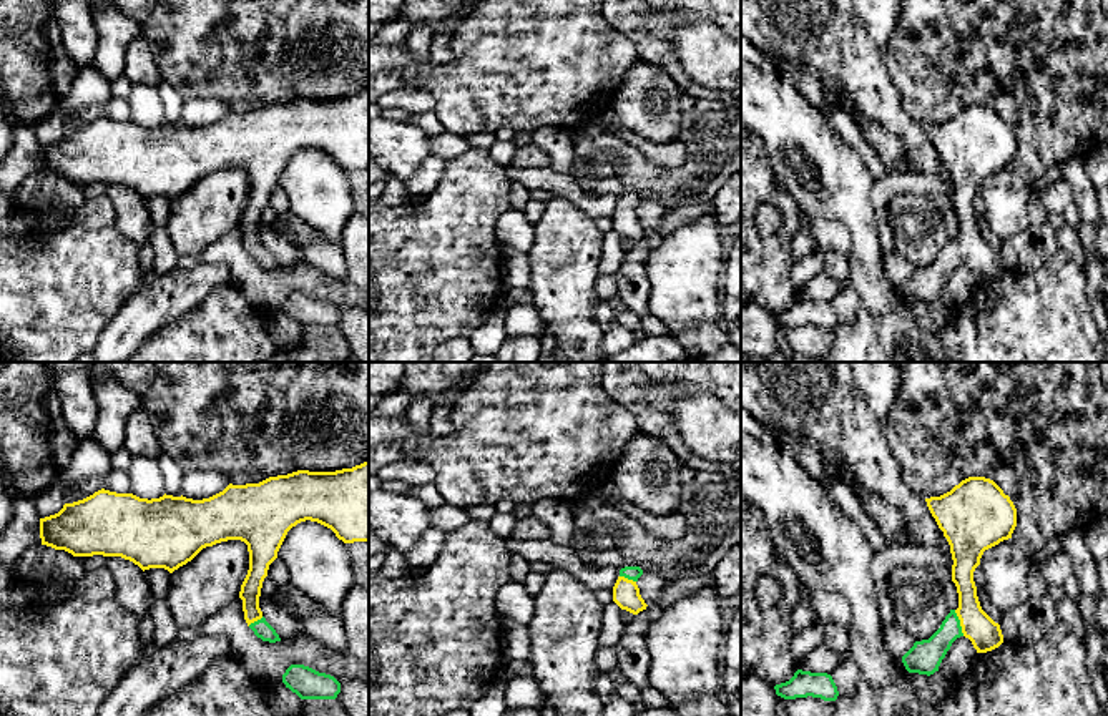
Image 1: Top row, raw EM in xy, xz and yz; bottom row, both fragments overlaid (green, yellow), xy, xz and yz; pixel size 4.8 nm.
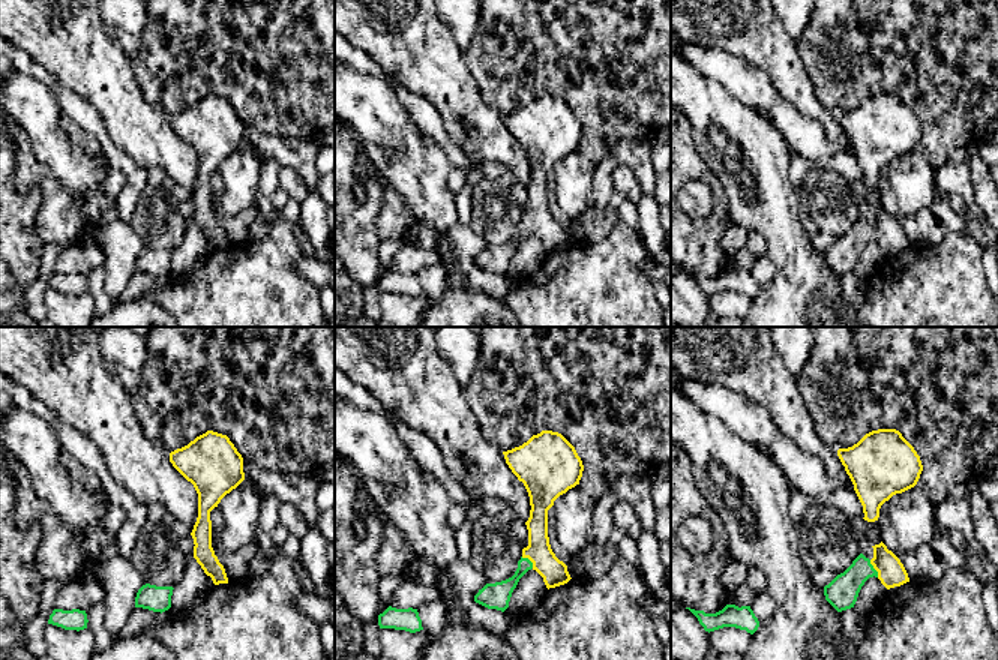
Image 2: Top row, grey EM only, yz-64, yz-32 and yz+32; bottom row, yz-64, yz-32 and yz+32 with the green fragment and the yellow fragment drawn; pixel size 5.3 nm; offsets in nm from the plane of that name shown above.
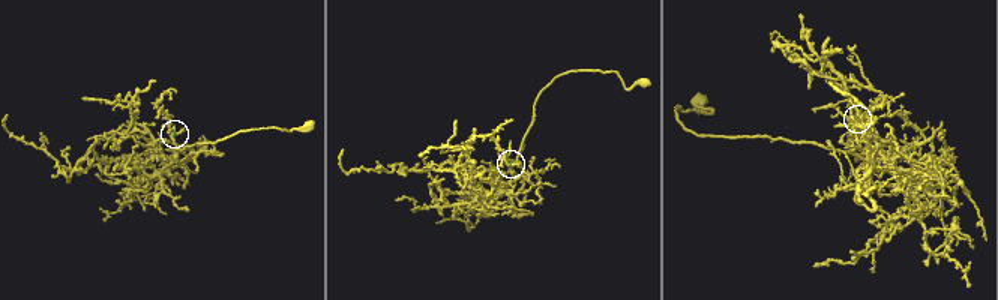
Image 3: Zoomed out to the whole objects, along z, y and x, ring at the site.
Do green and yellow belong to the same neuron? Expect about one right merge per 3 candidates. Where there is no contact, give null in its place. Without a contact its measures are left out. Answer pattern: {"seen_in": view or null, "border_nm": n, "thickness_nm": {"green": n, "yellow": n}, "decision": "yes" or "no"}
{"seen_in": "yz", "border_nm": 140, "thickness_nm": {"green": 160, "yellow": 160}, "decision": "yes"}

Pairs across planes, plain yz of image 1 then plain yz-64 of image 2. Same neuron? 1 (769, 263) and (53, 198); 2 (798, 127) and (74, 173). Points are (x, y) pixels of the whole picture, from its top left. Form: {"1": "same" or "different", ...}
{"1": "different", "2": "same"}

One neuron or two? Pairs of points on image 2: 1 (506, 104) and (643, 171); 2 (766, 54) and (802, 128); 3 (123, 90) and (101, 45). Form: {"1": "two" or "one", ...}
{"1": "two", "2": "two", "3": "one"}

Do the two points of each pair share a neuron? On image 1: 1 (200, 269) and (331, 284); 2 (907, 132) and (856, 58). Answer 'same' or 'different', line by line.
1: different
2: same

